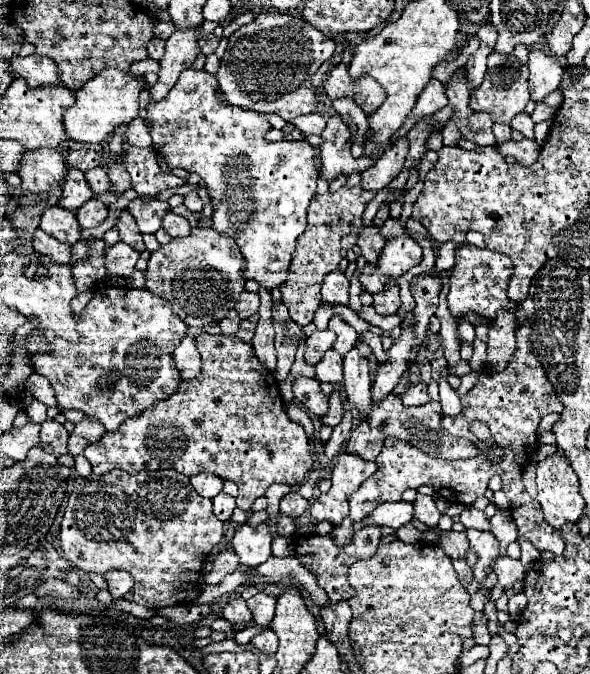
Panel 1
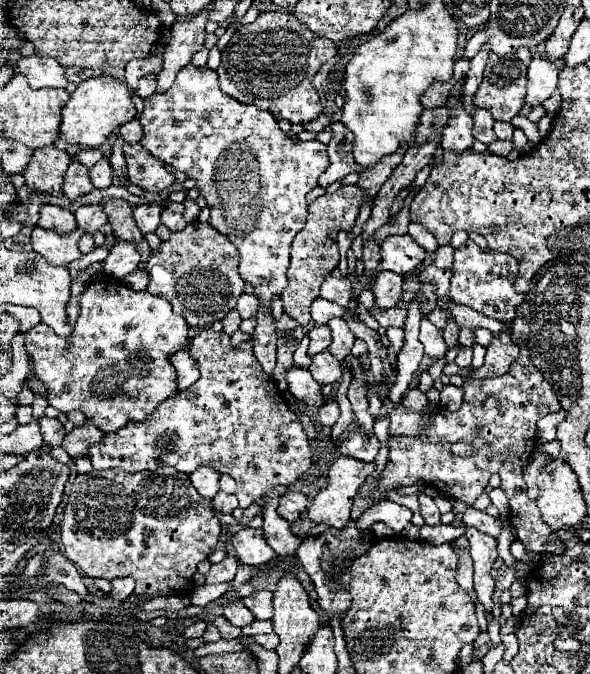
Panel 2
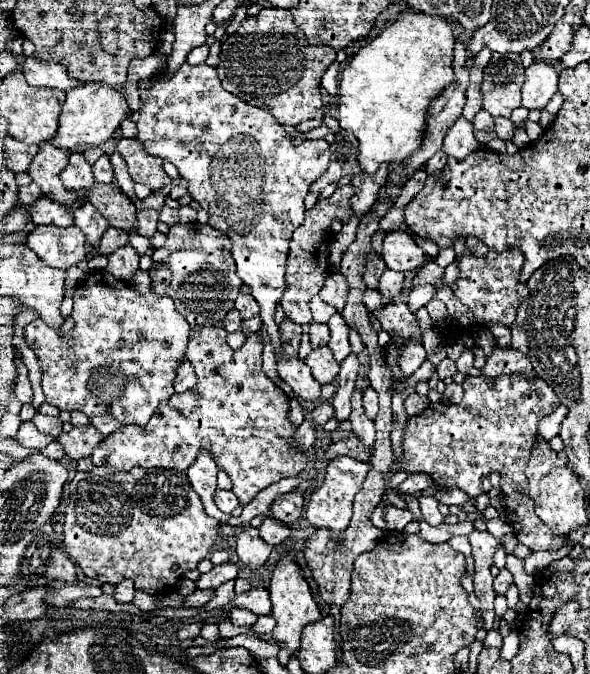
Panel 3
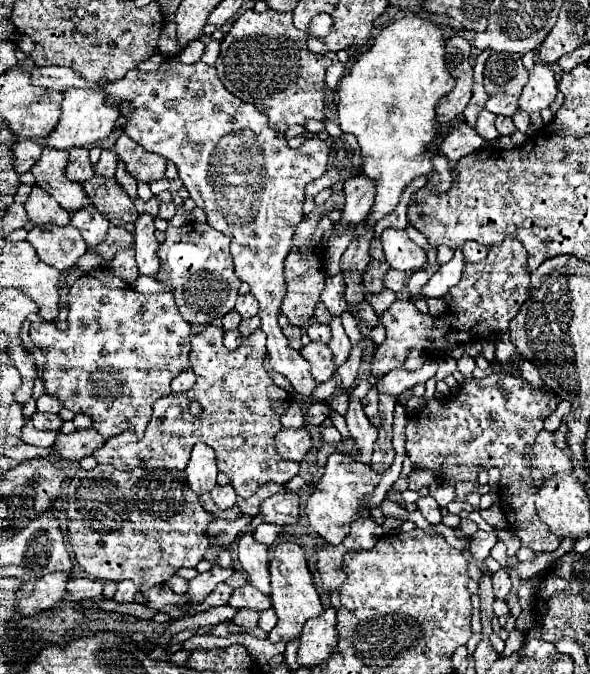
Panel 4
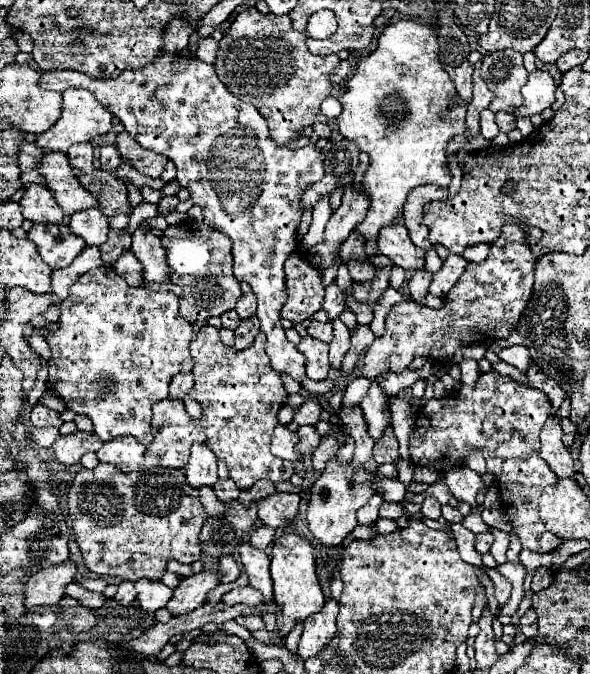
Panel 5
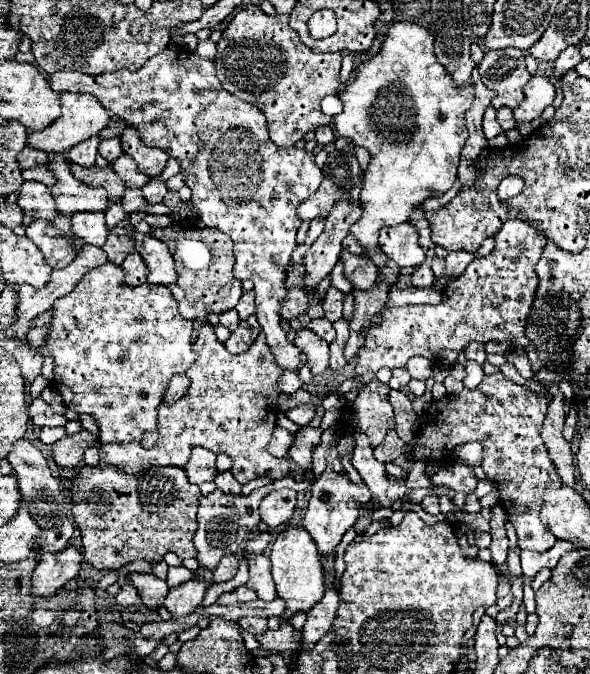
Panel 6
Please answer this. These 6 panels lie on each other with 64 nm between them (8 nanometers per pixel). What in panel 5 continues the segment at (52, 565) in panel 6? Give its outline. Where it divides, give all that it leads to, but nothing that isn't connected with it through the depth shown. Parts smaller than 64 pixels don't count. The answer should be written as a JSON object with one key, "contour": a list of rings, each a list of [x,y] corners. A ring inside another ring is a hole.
{"contour":[[[68,560],[58,568],[46,568],[36,576],[30,576],[24,584],[24,606],[26,610],[34,606],[54,606],[64,598],[66,586],[76,576],[76,564]]]}

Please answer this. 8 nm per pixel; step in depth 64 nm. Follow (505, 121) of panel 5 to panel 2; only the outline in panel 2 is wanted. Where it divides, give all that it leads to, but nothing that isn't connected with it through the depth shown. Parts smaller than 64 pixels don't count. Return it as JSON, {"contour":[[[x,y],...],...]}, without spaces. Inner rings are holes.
{"contour":[[[494,122],[494,134],[498,136],[498,140],[512,140],[512,124],[510,122]]]}

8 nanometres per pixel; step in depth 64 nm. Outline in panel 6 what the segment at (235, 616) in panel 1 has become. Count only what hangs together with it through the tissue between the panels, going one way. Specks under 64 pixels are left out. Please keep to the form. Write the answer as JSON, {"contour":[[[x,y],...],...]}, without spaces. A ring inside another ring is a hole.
{"contour":[[[240,618],[238,624],[240,624],[244,630],[252,632],[252,634],[262,634],[262,632],[268,630],[266,618]]]}

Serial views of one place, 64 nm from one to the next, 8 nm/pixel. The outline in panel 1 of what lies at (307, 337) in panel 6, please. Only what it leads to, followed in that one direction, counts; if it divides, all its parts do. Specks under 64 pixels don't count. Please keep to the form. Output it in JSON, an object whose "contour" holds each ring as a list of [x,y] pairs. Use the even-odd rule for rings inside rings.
{"contour":[[[328,350],[320,364],[316,364],[316,378],[320,382],[340,382],[342,380],[342,354]]]}

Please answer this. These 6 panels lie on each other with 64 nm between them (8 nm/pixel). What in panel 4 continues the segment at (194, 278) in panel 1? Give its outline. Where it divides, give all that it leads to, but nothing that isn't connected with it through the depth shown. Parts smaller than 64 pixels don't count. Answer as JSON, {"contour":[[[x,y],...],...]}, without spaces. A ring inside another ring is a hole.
{"contour":[[[188,222],[180,228],[170,226],[166,230],[166,240],[158,248],[162,268],[158,270],[156,280],[172,288],[176,306],[188,324],[210,324],[216,318],[224,318],[228,310],[234,310],[240,280],[234,274],[228,246],[230,238],[208,224]]]}

